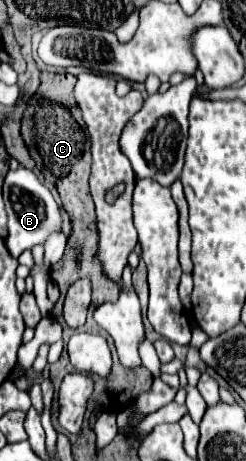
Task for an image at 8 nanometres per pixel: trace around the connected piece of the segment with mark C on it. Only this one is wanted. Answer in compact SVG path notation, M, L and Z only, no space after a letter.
M44 71L41 73L40 80L41 83L37 93L27 101L27 109L25 109L23 117L21 117L21 137L23 137L25 145L27 145L27 149L29 149L31 157L33 157L33 161L37 163L37 169L39 169L39 171L45 171L45 169L47 169L47 177L45 177L45 179L51 181L51 183L59 189L59 197L61 197L61 201L63 201L63 209L69 213L69 217L71 217L71 227L73 227L63 259L59 261L59 265L51 267L51 279L61 287L61 299L55 303L51 316L62 325L63 342L65 345L61 359L59 359L55 365L51 365L51 381L53 381L54 385L51 422L54 429L60 432L58 430L58 422L56 421L56 408L59 408L56 400L57 394L61 385L61 379L63 379L67 373L73 371L66 351L66 344L73 334L73 329L66 325L62 315L63 303L61 303L61 301L63 301L63 297L65 297L65 291L69 289L69 285L71 285L75 279L79 279L79 277L83 277L83 275L89 275L91 281L93 281L93 297L99 297L99 303L93 301L91 307L97 307L97 305L101 305L101 303L105 303L105 301L117 301L119 289L117 289L117 285L115 285L113 281L107 281L107 275L103 273L103 269L101 269L101 265L99 265L99 259L97 259L95 207L93 207L93 201L91 201L91 195L89 195L89 183L87 183L91 173L91 144L87 143L85 145L87 137L85 137L85 131L83 131L81 127L86 129L86 125L73 96L77 79L70 73L50 74L48 71Z

